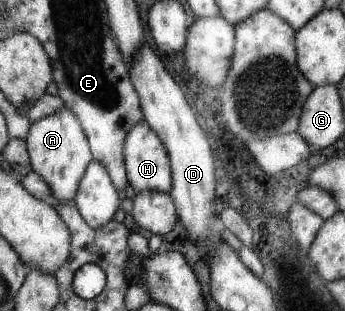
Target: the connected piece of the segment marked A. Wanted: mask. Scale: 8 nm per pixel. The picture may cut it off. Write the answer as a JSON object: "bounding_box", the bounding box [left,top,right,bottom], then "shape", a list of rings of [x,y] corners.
{"bounding_box":[25,107,91,202],"shape":[[[66,107],[33,121],[25,135],[31,171],[46,182],[56,202],[72,202],[81,177],[91,160],[89,145],[74,114]]]}

